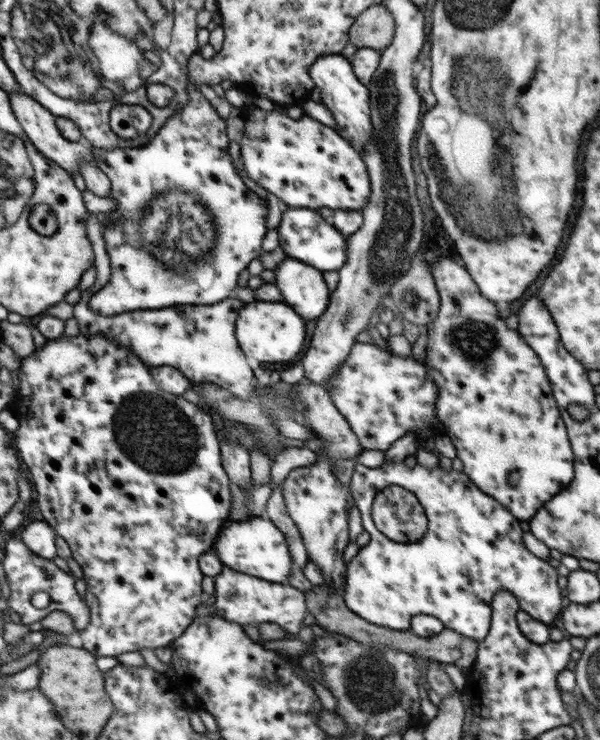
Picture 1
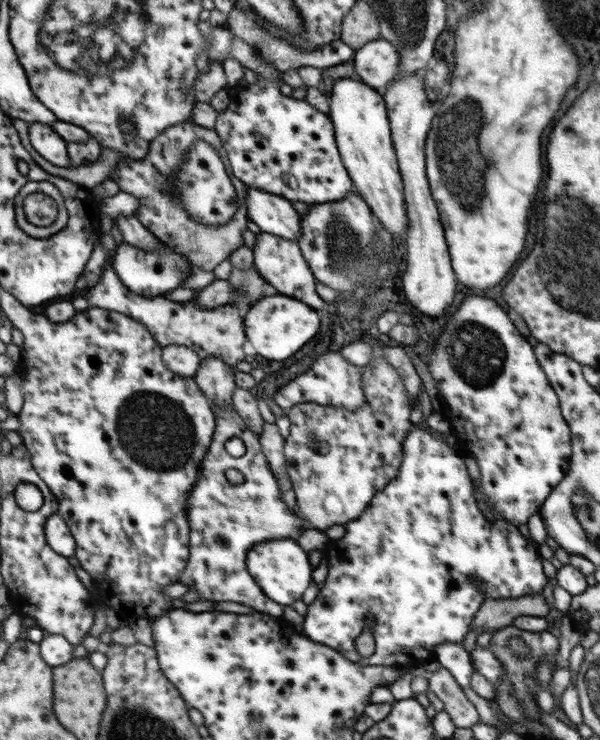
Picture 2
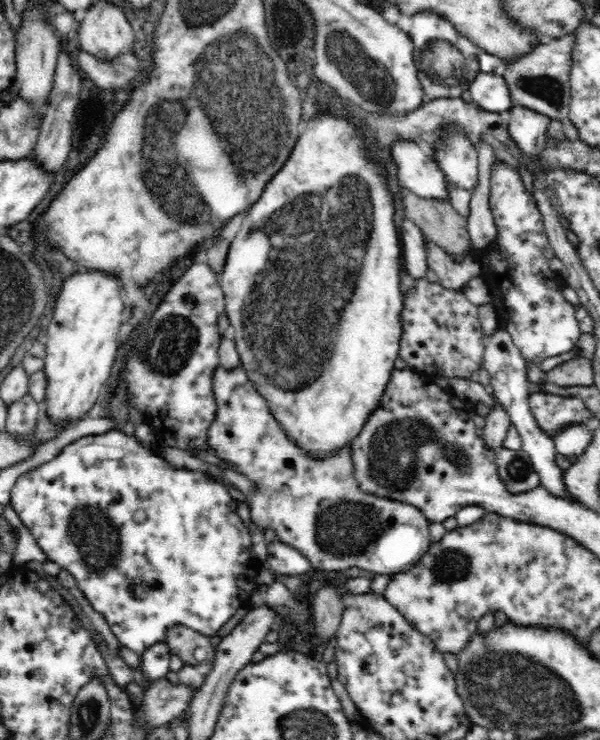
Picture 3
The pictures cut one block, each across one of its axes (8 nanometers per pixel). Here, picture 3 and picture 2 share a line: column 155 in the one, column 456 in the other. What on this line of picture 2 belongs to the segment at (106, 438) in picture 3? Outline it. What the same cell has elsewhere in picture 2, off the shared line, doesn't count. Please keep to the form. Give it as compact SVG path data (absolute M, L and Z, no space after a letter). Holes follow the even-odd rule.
M413 428L406 436L406 440L402 442L402 451L404 451L404 459L402 460L402 467L400 467L399 474L386 484L384 490L377 492L374 498L368 503L368 506L362 512L360 517L343 525L345 528L344 537L340 539L331 539L327 542L324 548L326 562L328 562L328 572L326 580L314 599L313 603L308 605L306 615L303 616L303 626L301 633L308 639L320 644L324 644L340 653L350 661L364 666L391 666L403 668L409 671L412 668L425 668L429 662L436 661L437 656L434 652L434 646L438 644L460 644L463 646L466 634L470 631L470 624L486 599L507 599L518 598L520 596L532 595L542 592L542 588L548 583L548 576L544 574L542 566L542 557L539 555L536 545L531 539L524 537L518 527L514 526L512 522L506 520L498 520L496 525L492 524L480 508L478 502L474 497L474 485L468 469L455 448L448 446L444 439L439 438L432 432ZM473 577L482 580L482 587L478 587L472 582ZM371 614L374 618L373 636L375 640L375 652L372 656L360 656L356 651L355 640L360 636L361 632L368 625L367 616Z

